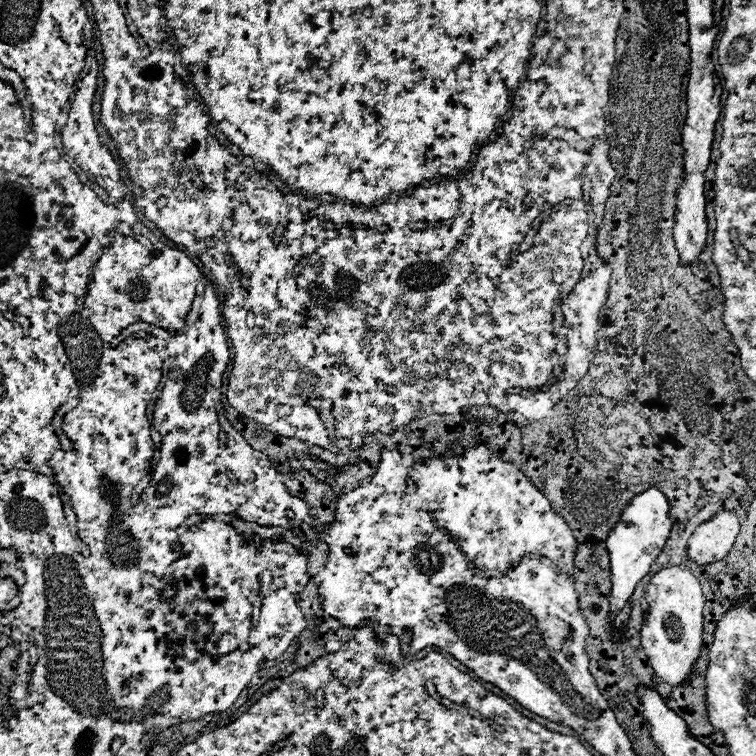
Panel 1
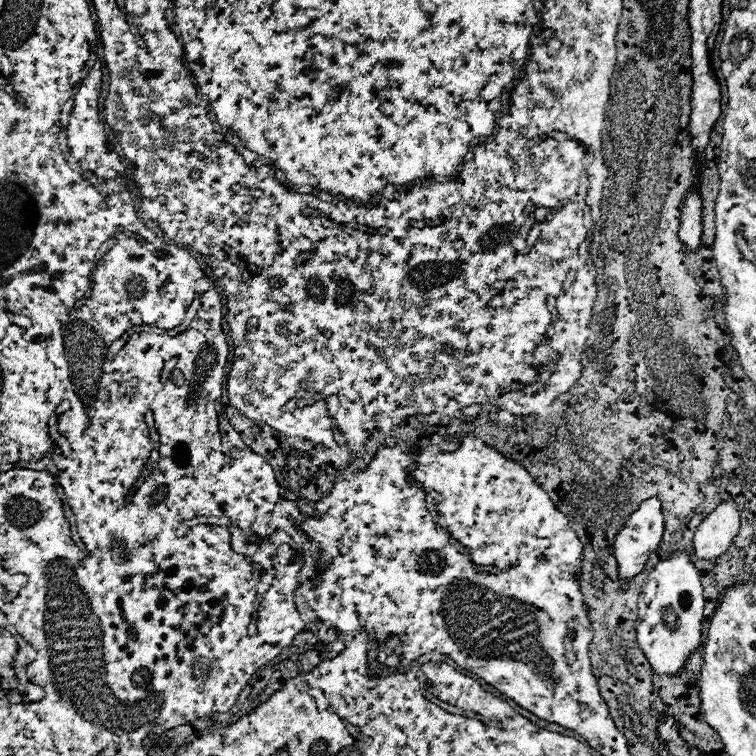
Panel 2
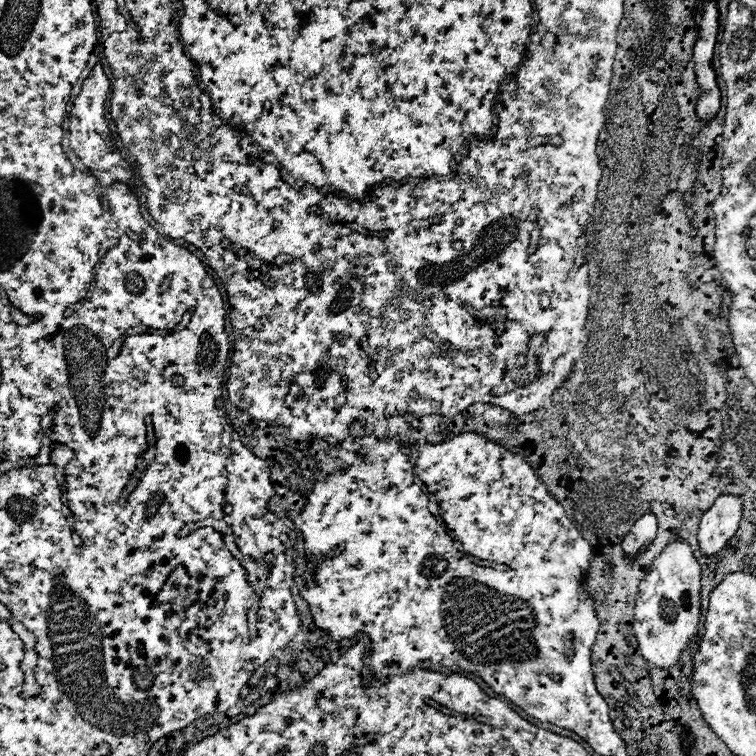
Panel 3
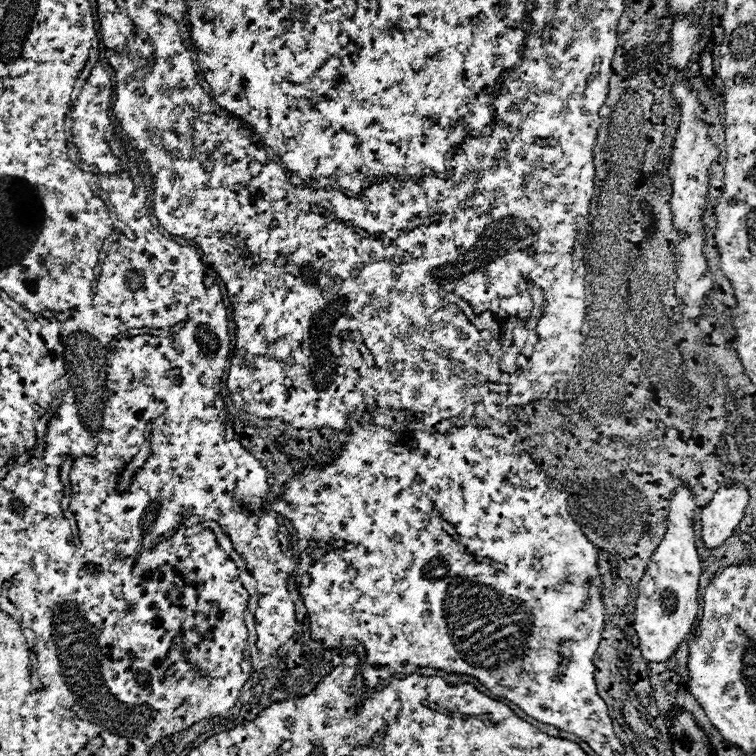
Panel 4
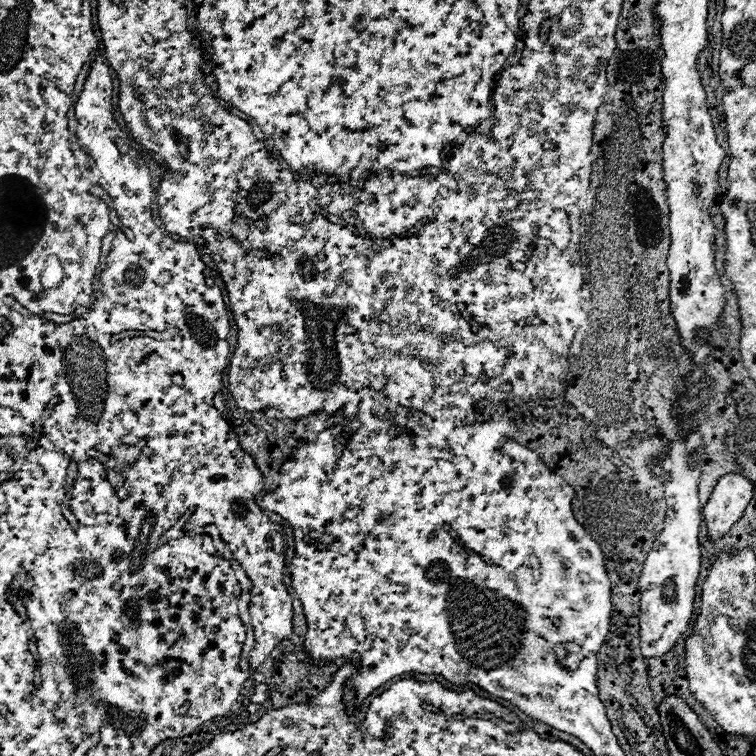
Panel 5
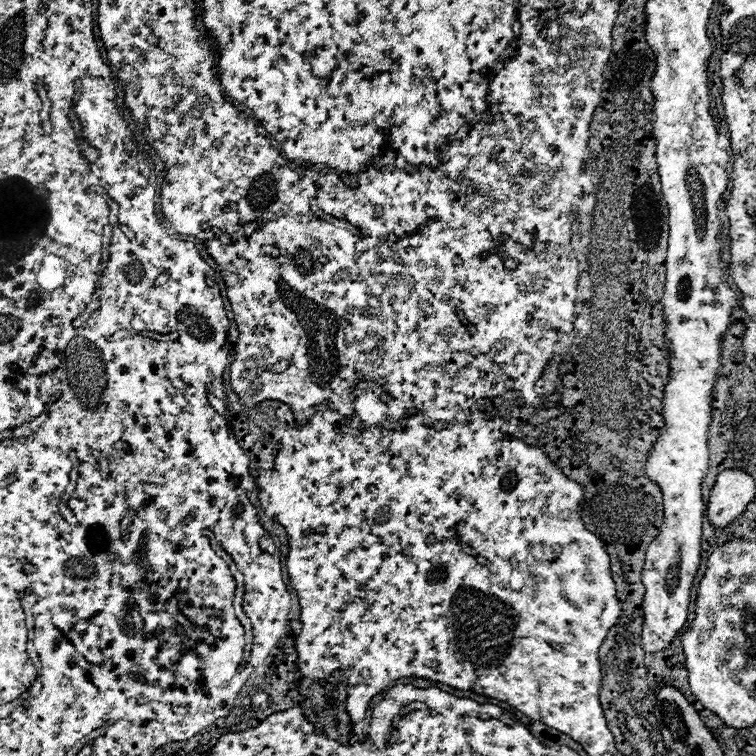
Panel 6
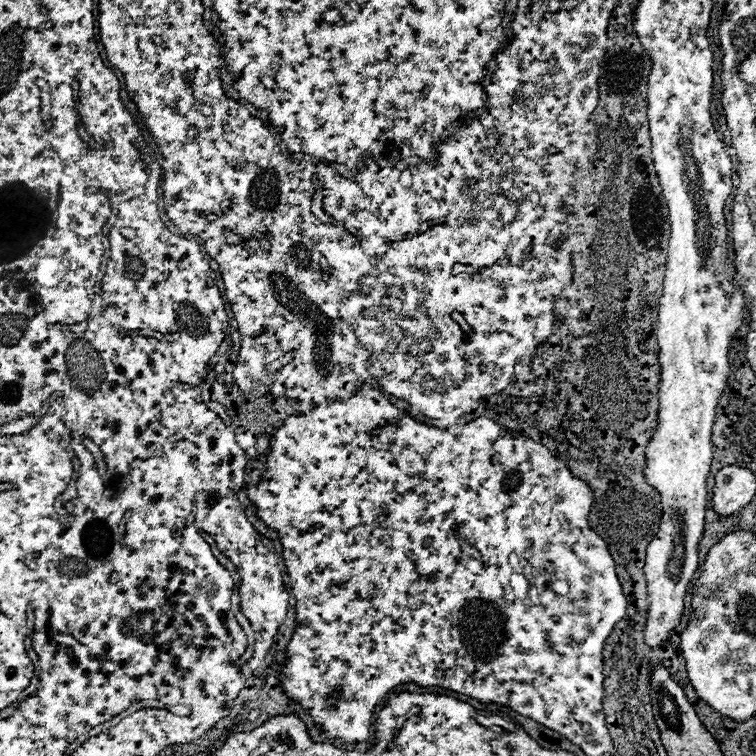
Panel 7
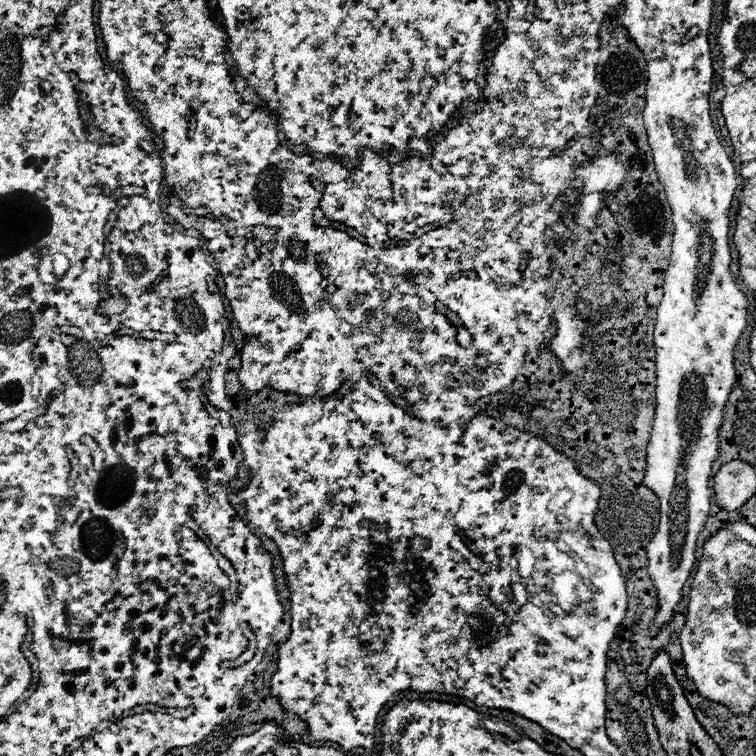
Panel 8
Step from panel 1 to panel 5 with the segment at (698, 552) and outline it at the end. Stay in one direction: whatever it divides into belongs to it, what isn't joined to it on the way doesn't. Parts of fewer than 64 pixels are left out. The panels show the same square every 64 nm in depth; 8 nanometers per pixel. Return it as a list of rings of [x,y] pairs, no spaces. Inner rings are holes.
[[[724,474],[718,480],[708,504],[702,510],[712,540],[728,534],[732,524],[742,518],[748,502],[752,500],[752,492],[752,482],[740,474]]]

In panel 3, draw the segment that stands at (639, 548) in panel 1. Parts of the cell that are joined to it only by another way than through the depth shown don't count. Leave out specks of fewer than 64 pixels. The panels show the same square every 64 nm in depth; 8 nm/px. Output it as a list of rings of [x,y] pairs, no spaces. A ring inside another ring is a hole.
[[[646,512],[642,518],[636,520],[632,532],[624,538],[622,548],[624,548],[626,554],[630,554],[630,556],[636,554],[638,548],[650,544],[650,542],[656,538],[656,530],[658,530],[658,526],[656,526],[656,516],[654,516],[652,512]]]

